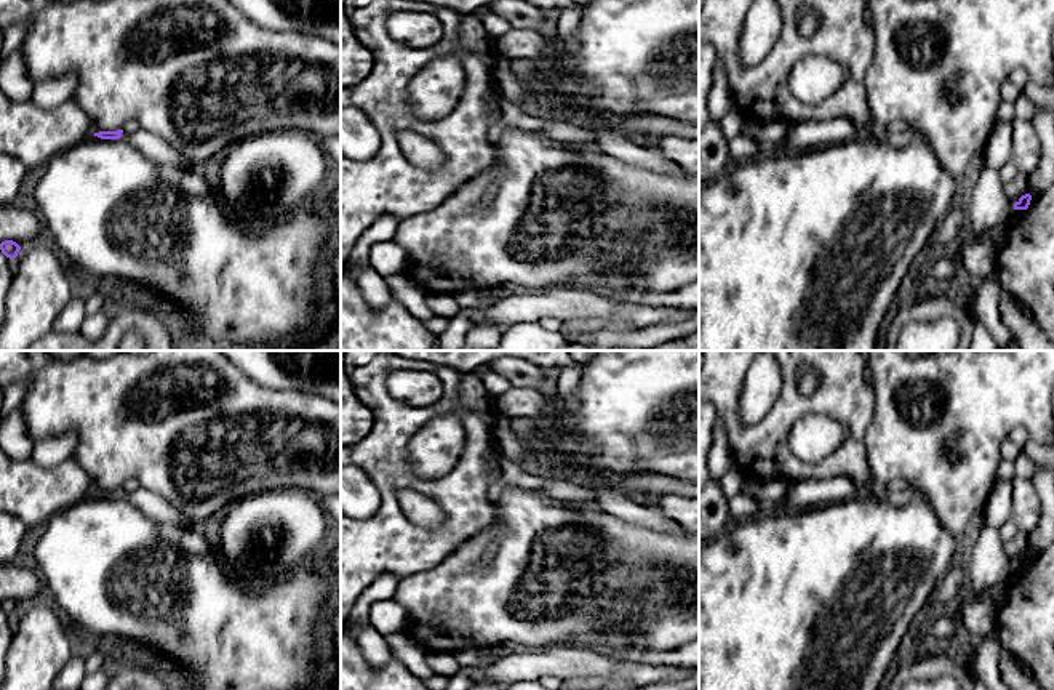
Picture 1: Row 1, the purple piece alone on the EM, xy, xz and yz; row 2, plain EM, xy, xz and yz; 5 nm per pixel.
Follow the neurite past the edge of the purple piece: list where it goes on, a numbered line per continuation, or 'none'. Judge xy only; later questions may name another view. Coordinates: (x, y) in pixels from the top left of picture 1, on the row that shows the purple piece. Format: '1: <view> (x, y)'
1: xy (154, 148)

